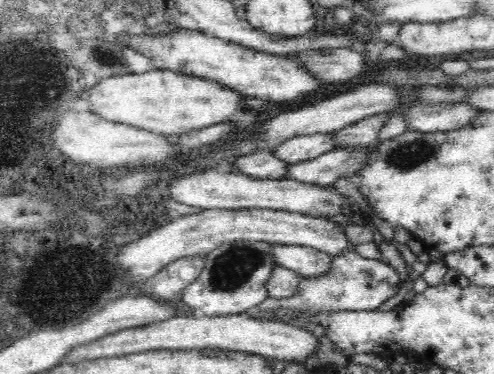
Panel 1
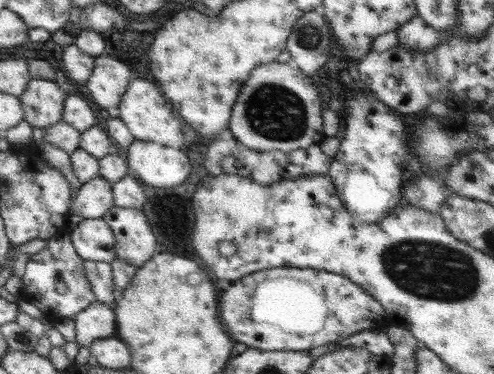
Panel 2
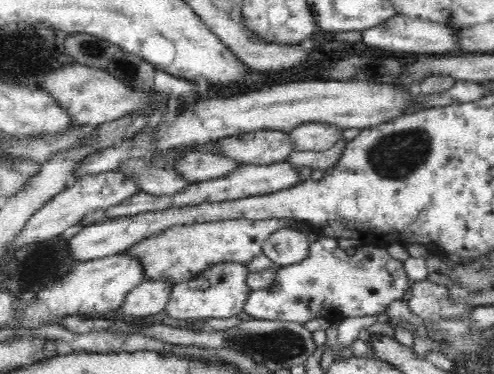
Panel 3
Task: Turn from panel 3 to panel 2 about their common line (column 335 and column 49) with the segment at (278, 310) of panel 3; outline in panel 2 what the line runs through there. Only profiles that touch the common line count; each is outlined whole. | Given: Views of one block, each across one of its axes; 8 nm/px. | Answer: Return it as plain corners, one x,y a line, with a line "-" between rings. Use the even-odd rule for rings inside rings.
57,234
49,238
41,252
29,256
23,282
23,300
35,304
51,320
51,324
59,320
73,320
77,314
81,314
81,310
87,310
97,300
85,276
83,260
75,252
69,234

